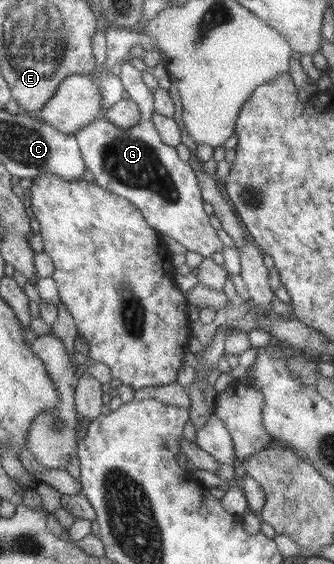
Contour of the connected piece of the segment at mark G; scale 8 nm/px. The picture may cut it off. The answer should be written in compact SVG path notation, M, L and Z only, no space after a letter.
M123 61L118 78L138 105L139 122L129 129L119 129L100 115L76 132L85 166L93 173L94 182L131 201L160 236L167 234L188 251L198 252L204 258L221 252L224 245L204 210L205 200L194 170L189 162L179 159L175 147L163 144L152 121L153 91L147 88L141 72L129 61Z

